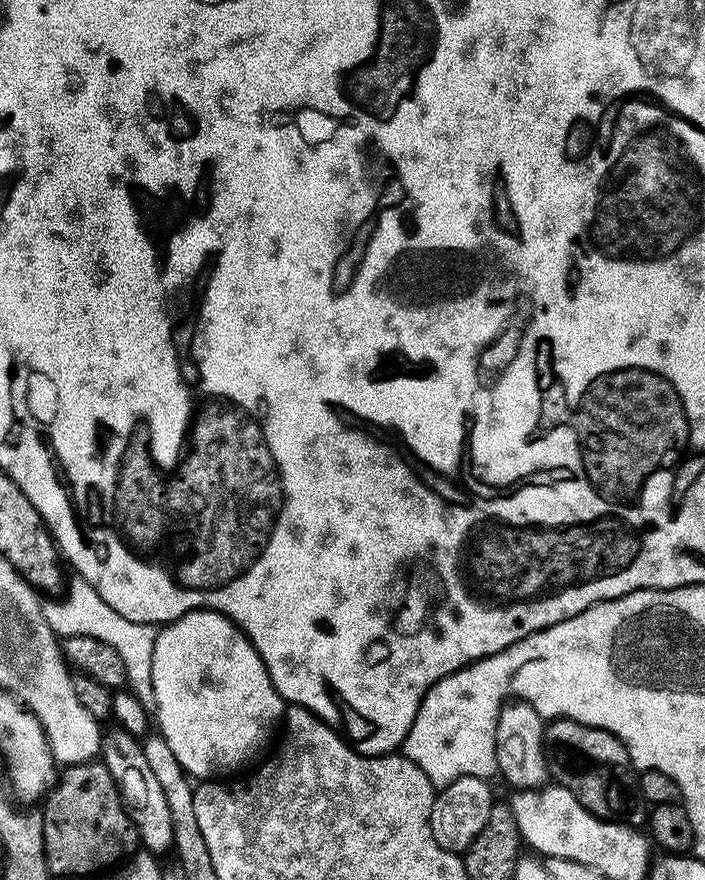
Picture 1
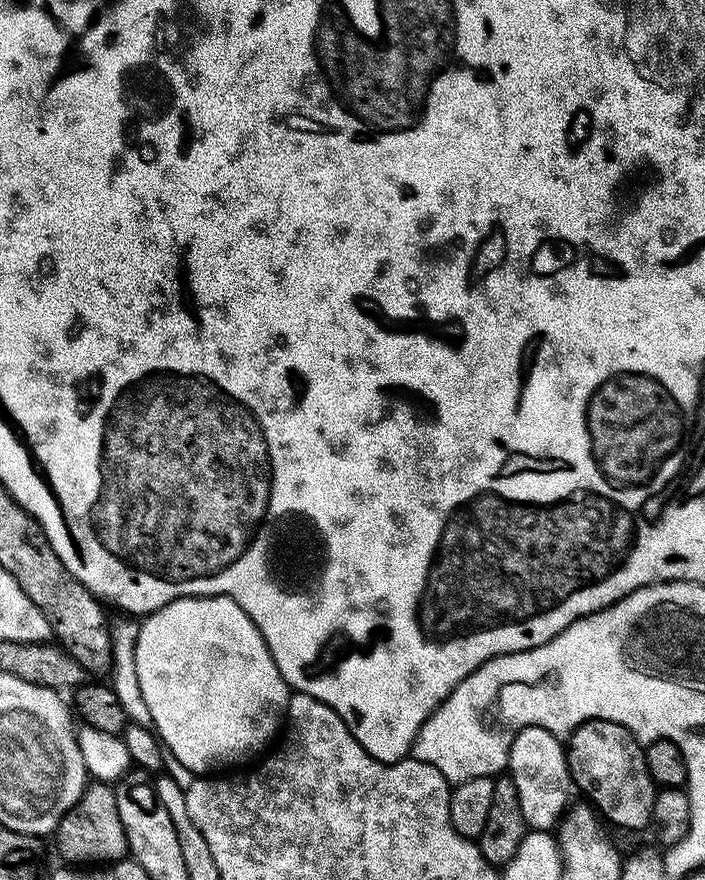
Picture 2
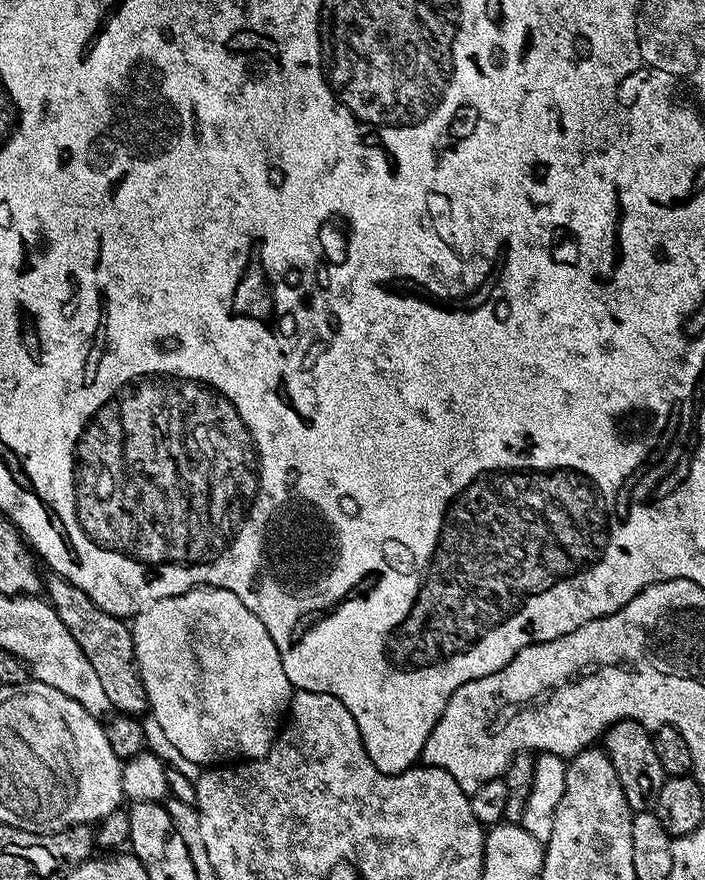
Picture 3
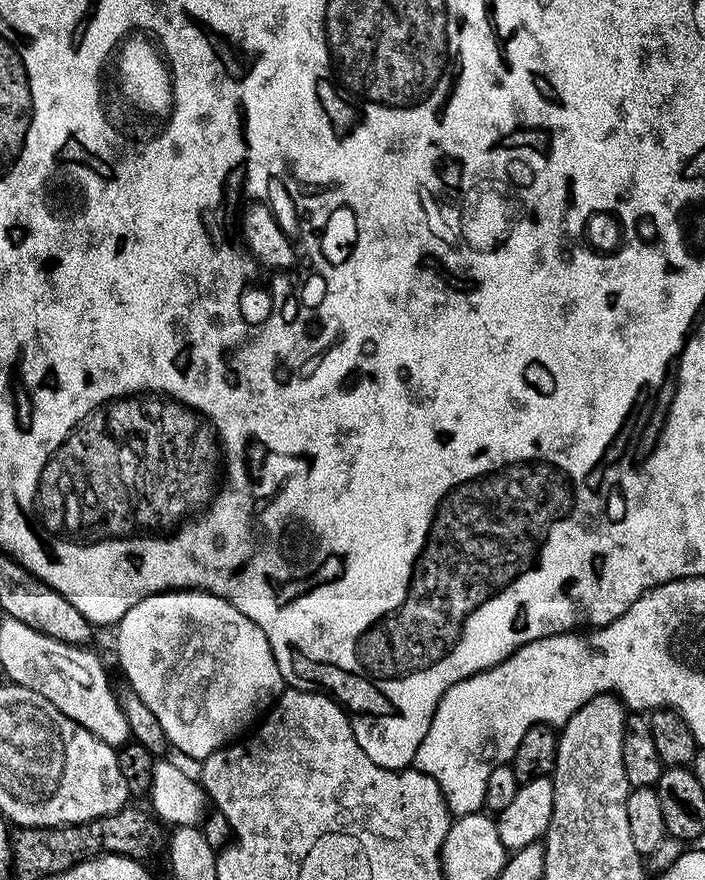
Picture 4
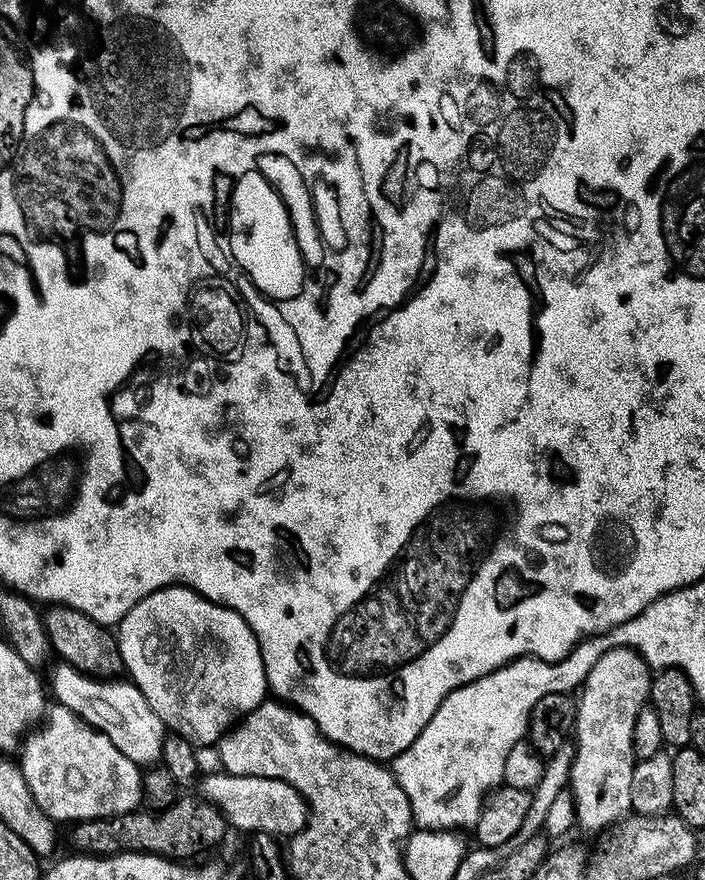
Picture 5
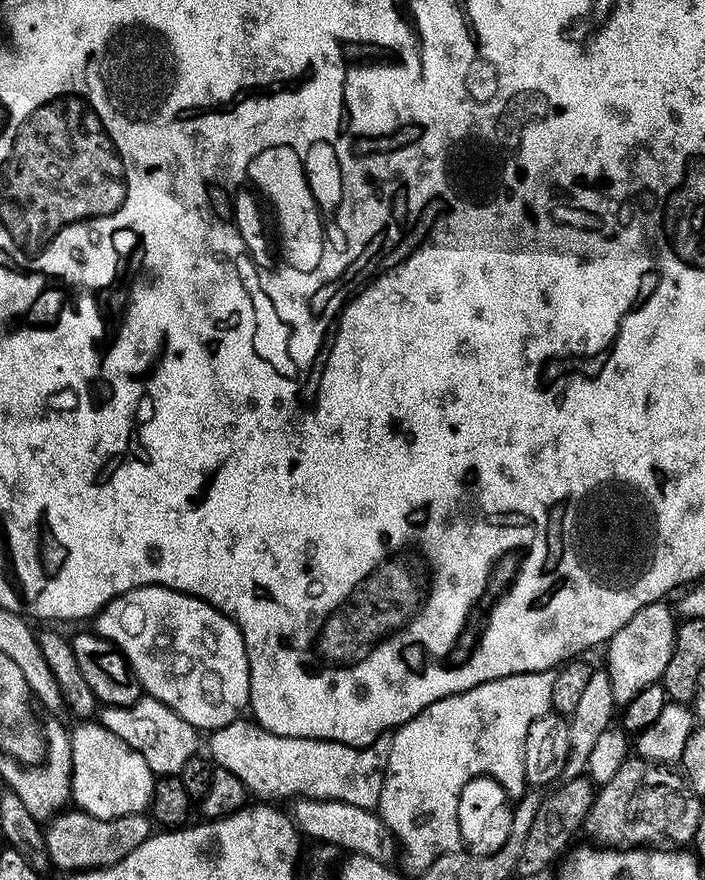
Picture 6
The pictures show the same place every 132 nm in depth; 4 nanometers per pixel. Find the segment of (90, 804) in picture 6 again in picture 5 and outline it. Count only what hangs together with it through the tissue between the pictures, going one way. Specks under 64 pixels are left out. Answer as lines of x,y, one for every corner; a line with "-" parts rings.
57,703
43,713
42,723
36,727
23,737
19,745
18,765
34,802
50,819
83,822
123,816
141,807
141,769
126,758
110,738

